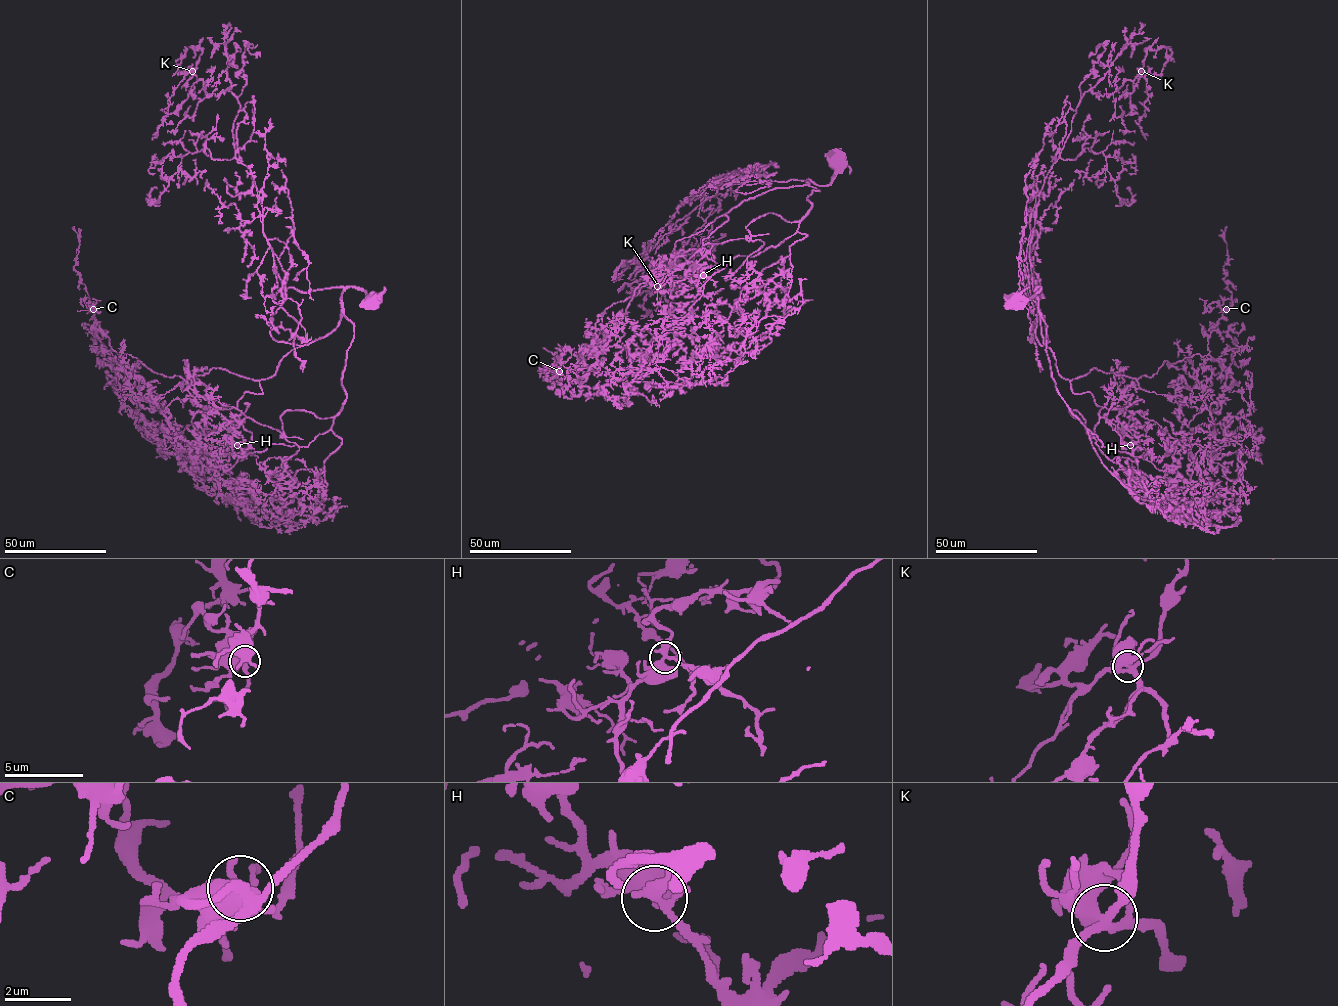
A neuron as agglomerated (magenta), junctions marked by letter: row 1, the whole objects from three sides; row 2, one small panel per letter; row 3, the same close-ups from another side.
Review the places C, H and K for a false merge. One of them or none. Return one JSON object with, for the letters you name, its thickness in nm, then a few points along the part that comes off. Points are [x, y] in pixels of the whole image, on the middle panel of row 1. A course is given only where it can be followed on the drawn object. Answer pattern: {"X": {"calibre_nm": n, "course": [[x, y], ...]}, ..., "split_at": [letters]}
{"split_at": []}

